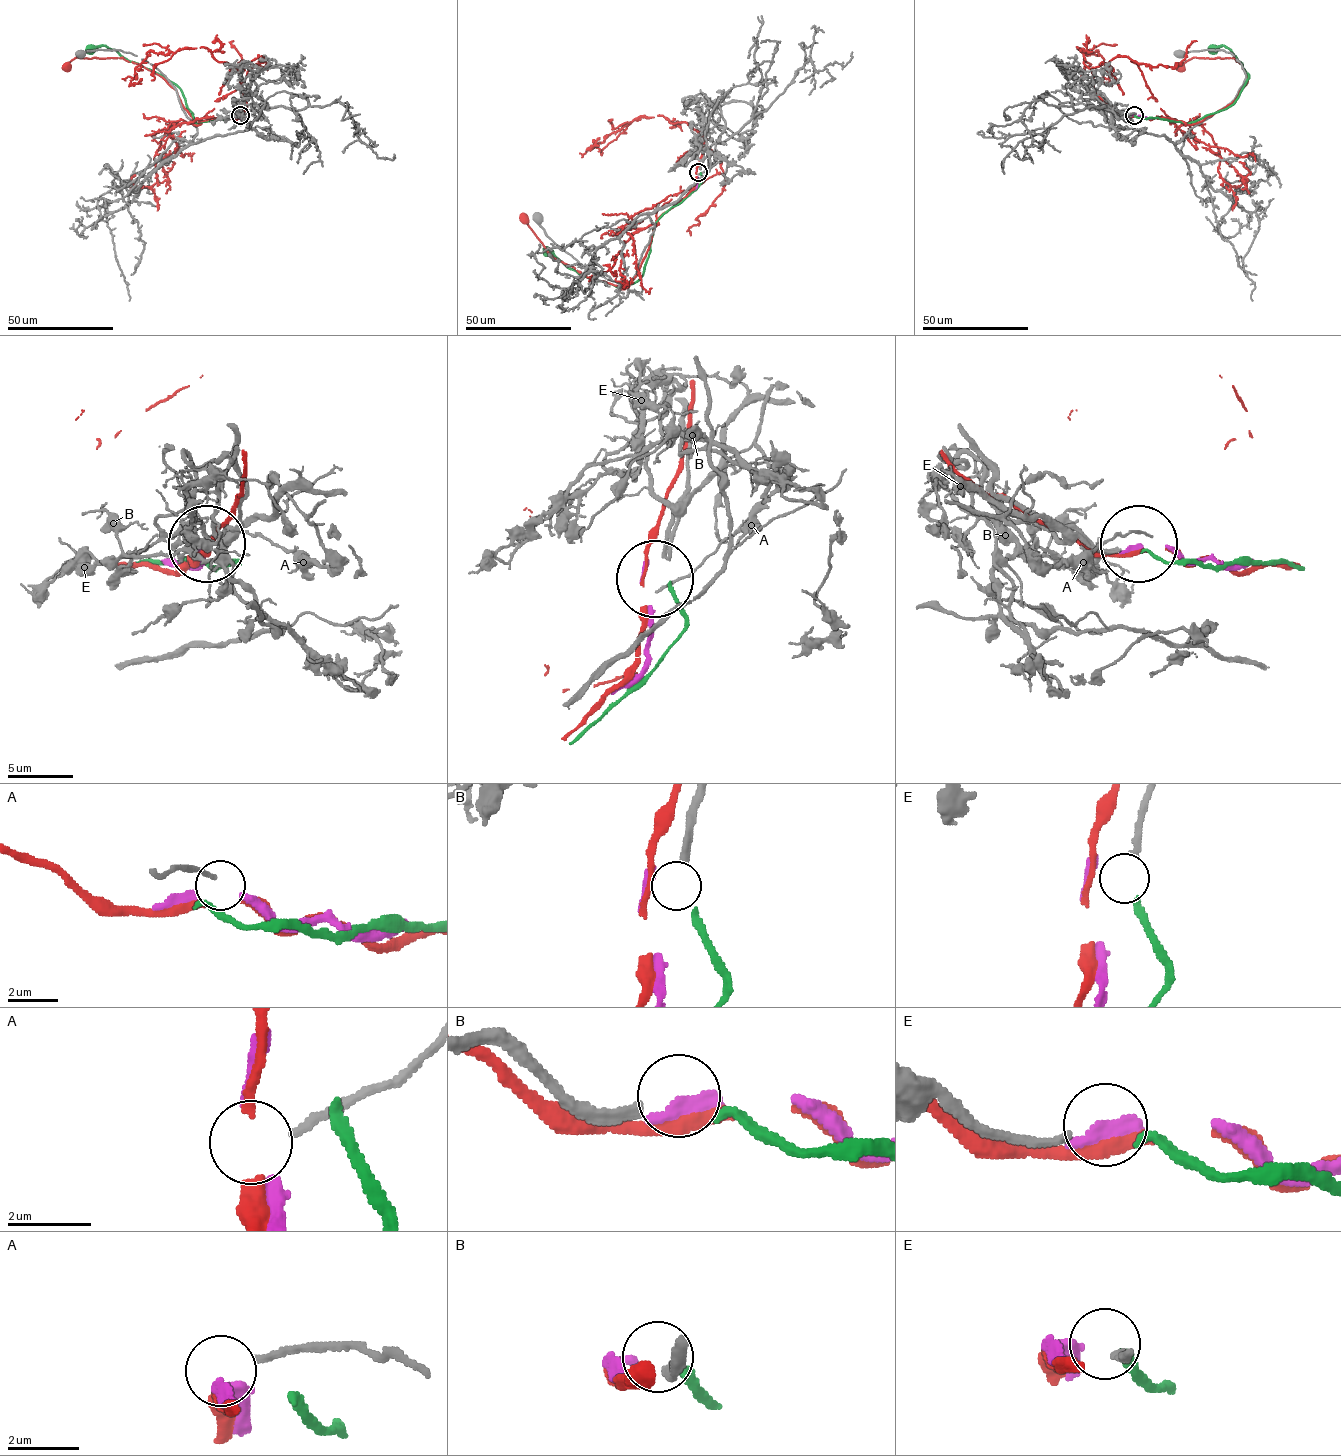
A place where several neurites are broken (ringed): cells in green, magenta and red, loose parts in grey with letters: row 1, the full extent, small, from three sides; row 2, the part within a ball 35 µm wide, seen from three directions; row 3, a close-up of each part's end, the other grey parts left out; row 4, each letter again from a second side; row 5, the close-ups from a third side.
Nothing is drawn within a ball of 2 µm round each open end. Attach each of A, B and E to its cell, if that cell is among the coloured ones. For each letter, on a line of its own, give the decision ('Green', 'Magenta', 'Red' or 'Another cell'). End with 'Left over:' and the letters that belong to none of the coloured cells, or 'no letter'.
A: Another cell
B: Another cell
E: Green
Left over: A, B

